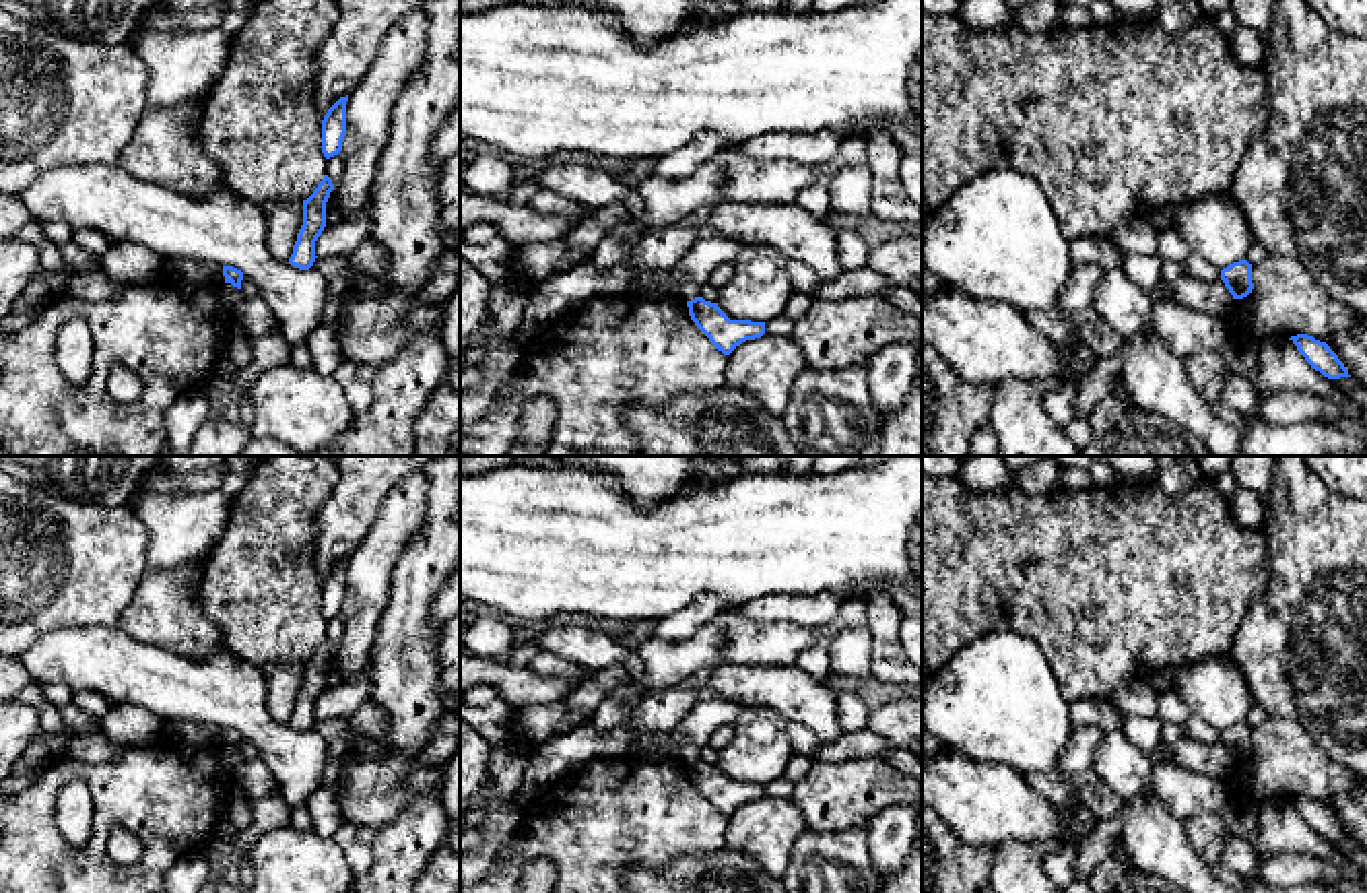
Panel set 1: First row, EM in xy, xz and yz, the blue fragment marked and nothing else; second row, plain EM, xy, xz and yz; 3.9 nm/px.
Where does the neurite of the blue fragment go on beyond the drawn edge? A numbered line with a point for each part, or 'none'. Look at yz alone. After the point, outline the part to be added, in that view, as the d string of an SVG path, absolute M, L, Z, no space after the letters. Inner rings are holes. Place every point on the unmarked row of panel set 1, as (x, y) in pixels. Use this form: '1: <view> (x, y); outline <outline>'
none

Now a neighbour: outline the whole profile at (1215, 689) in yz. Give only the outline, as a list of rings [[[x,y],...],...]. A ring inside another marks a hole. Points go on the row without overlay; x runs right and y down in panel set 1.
[[[1231,656],[1206,658],[1175,670],[1173,689],[1190,714],[1200,716],[1221,732],[1245,722],[1256,703]]]

